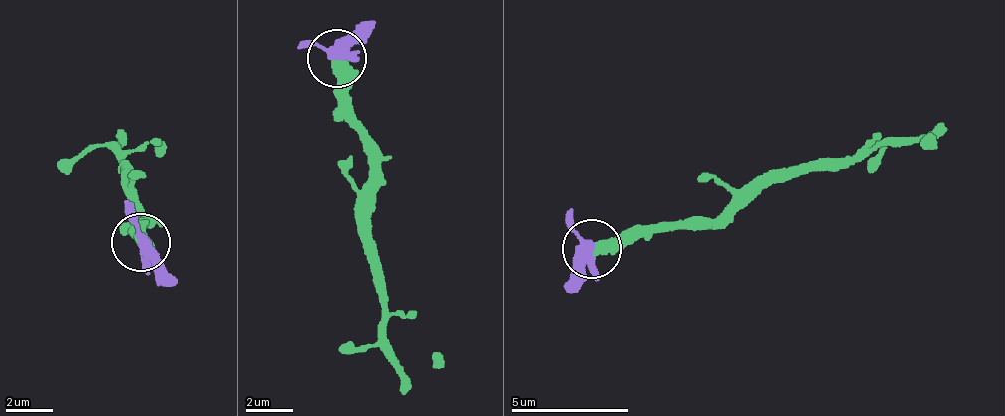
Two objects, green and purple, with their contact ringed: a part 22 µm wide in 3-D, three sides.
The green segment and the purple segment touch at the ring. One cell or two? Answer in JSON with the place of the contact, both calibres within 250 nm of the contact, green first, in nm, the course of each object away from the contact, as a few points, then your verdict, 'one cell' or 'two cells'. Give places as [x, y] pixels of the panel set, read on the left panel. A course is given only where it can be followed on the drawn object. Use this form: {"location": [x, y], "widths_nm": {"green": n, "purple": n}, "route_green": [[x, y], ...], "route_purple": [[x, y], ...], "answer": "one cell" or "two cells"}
{"location": [141, 242], "widths_nm": {"green": 480, "purple": 340}, "route_green": [[139, 243], [132, 234], [143, 218], [135, 219], [133, 180], [111, 150], [125, 145], [154, 145], [162, 157]], "route_purple": [[139, 243], [175, 284]], "answer": "one cell"}

